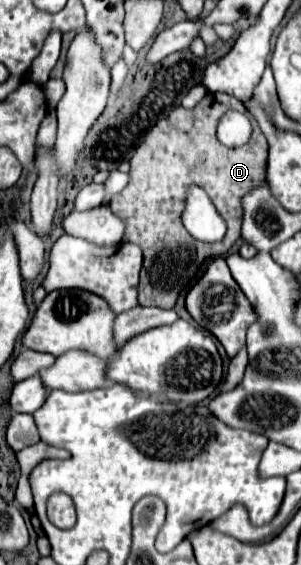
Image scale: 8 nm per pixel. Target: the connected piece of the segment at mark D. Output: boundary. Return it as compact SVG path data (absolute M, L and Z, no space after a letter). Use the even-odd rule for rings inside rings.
M207 93L205 99L195 109L187 111L183 107L177 107L167 117L161 117L158 123L147 129L145 141L135 149L133 157L129 160L129 173L131 173L129 185L121 193L117 193L109 203L113 213L117 213L117 217L121 217L125 221L125 227L127 227L125 239L133 241L143 251L143 269L141 269L141 283L139 283L139 289L141 289L139 305L153 305L153 307L173 309L179 295L183 291L187 291L191 285L195 285L203 277L203 273L207 271L209 261L227 255L227 251L241 237L241 223L243 223L241 199L247 193L251 193L253 189L257 189L265 181L267 141L265 141L263 133L259 131L257 123L253 121L251 139L243 147L229 149L229 147L221 145L219 139L217 139L217 123L229 109L239 111L239 113L247 113L243 103L237 101L235 97L229 97L225 93ZM191 185L203 187L205 193L209 195L209 199L213 201L215 209L219 211L219 215L225 219L227 235L225 235L225 239L221 243L195 241L187 233L187 229L183 227L181 215L183 215L183 209L185 209L187 189Z

